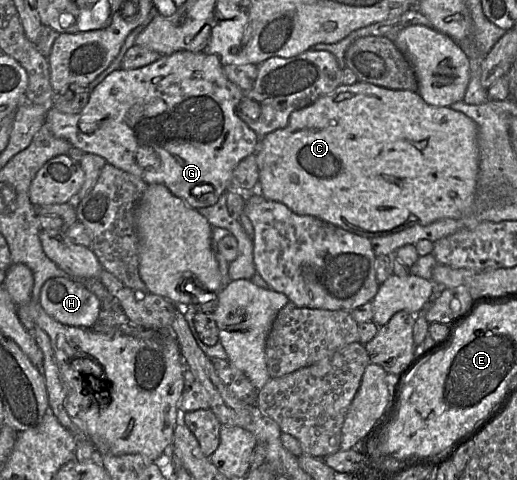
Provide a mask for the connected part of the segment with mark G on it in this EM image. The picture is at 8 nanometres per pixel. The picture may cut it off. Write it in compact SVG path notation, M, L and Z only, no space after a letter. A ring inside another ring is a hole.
M178 51L169 55L161 56L155 62L137 69L126 70L120 68L111 72L101 83L92 89L86 106L78 114L67 114L58 111L50 106L47 111L43 130L47 130L53 136L67 140L72 147L82 150L85 153L92 153L101 156L110 165L126 171L142 179L147 185L163 184L176 197L181 198L193 209L205 208L214 205L223 193L230 190L232 173L237 165L247 156L256 153L259 147L260 137L253 131L239 116L238 106L241 103L244 93L238 86L228 80L223 71L220 58L214 54L191 53L189 51ZM140 147L147 147L153 150L160 159L160 167L157 170L147 170L138 165L136 152Z

